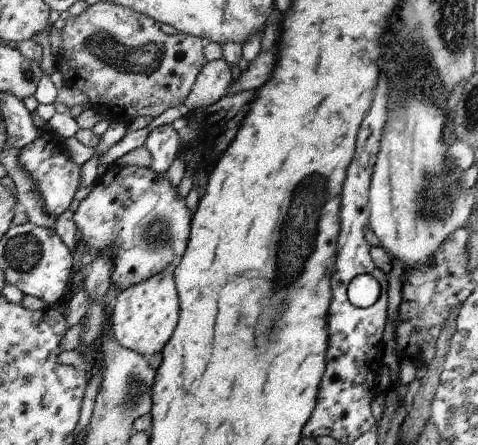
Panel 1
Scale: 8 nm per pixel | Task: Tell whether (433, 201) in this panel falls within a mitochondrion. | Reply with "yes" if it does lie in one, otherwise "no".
yes

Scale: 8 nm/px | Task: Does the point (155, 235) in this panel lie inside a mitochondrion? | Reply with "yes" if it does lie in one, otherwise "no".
yes

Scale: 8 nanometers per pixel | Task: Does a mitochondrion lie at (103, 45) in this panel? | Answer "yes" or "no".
yes

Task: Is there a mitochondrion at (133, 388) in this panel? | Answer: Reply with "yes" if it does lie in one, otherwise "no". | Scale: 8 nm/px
yes

